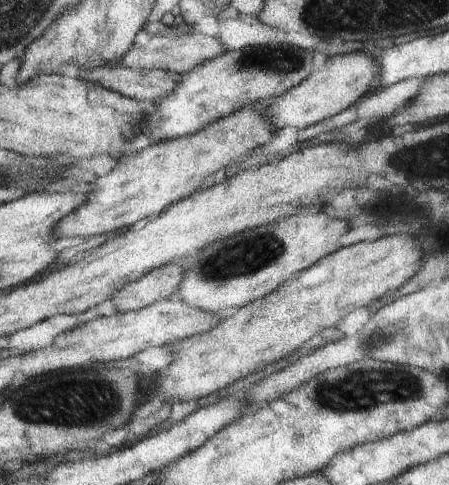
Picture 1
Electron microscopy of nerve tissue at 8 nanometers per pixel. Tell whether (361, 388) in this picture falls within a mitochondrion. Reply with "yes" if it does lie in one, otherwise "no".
yes

